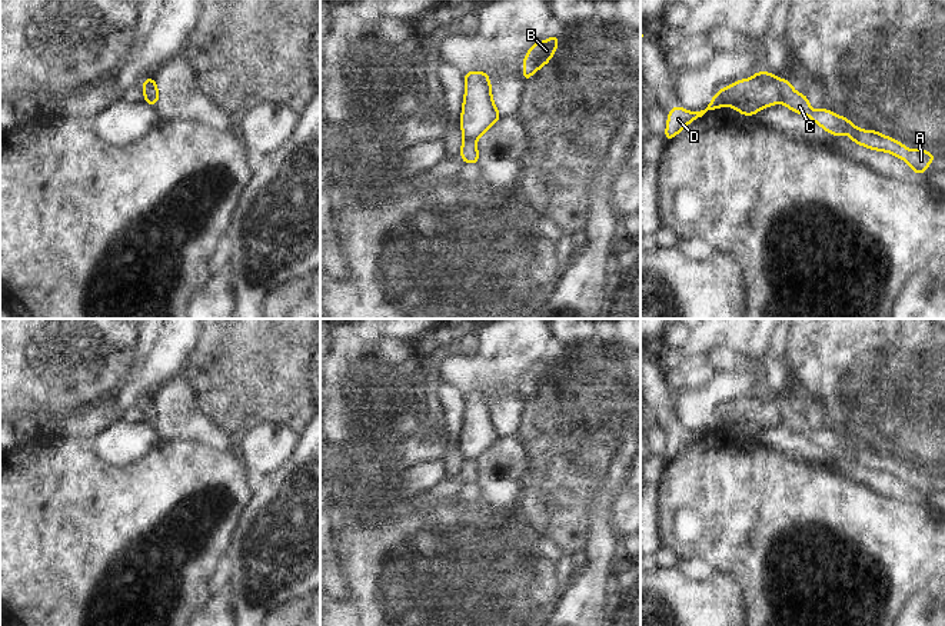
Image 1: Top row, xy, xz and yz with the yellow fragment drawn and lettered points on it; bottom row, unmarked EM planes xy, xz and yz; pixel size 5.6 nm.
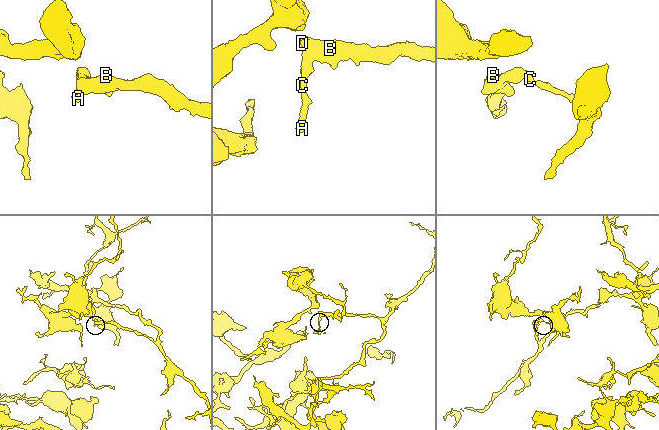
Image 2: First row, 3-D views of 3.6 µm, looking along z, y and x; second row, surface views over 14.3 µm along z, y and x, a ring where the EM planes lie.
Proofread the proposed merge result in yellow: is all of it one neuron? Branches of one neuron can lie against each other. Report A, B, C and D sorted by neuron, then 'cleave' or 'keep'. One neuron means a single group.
groups A C / B D; cleave

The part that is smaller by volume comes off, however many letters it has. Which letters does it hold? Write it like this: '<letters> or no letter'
A, C

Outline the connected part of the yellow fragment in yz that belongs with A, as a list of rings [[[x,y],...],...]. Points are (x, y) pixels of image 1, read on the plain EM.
[[[782,400],[779,414],[782,424],[798,434],[806,434],[812,442],[818,443],[831,454],[841,456],[848,453],[856,464],[895,475],[896,477],[905,480],[916,495],[926,493],[928,485],[936,479],[935,475],[922,469],[909,470],[902,463],[892,457],[886,457],[879,452],[859,450],[851,440],[838,436],[828,429],[815,432],[809,426],[808,417],[802,413],[796,413],[789,400]]]

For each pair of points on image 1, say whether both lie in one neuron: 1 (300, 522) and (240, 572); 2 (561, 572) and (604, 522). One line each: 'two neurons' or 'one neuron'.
1: one neuron
2: two neurons

